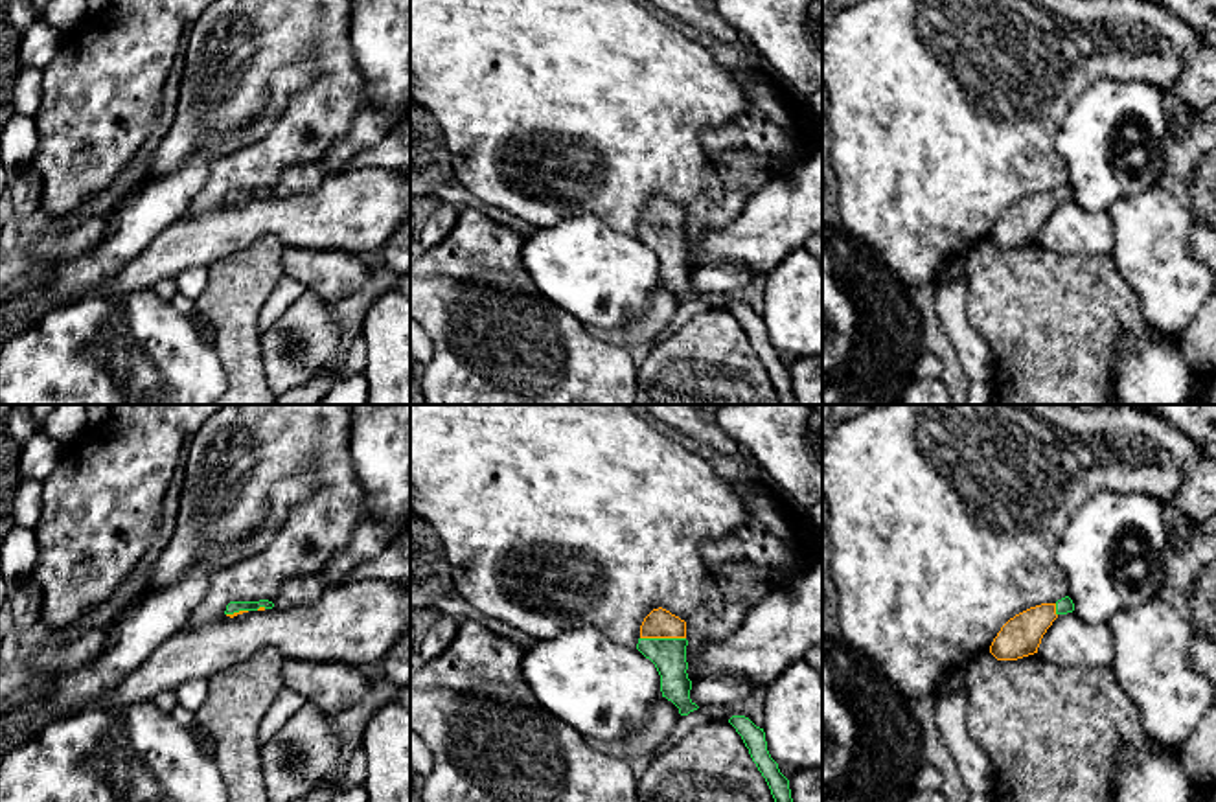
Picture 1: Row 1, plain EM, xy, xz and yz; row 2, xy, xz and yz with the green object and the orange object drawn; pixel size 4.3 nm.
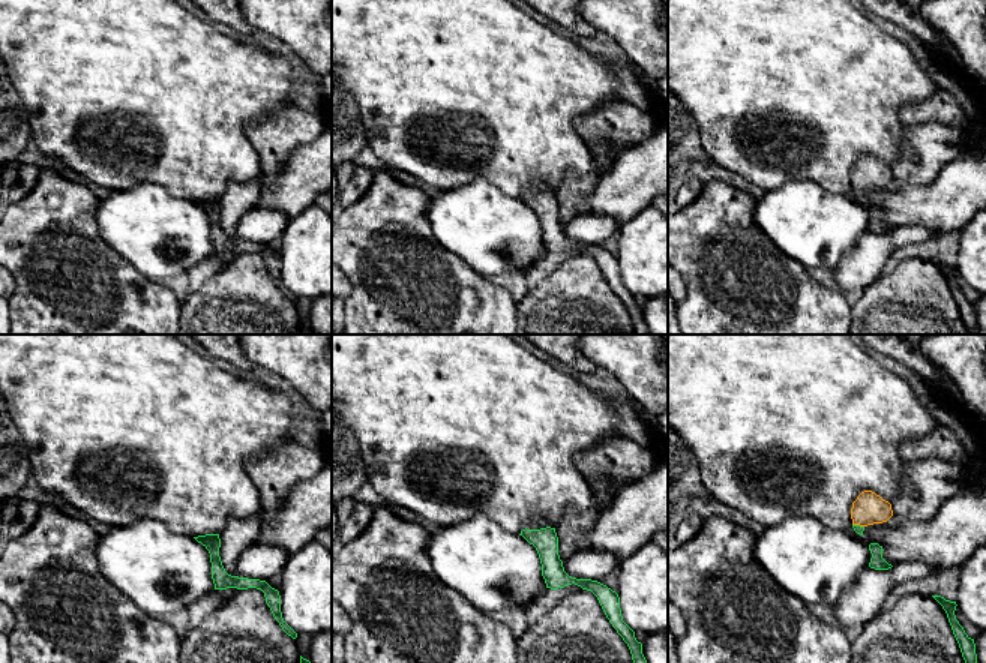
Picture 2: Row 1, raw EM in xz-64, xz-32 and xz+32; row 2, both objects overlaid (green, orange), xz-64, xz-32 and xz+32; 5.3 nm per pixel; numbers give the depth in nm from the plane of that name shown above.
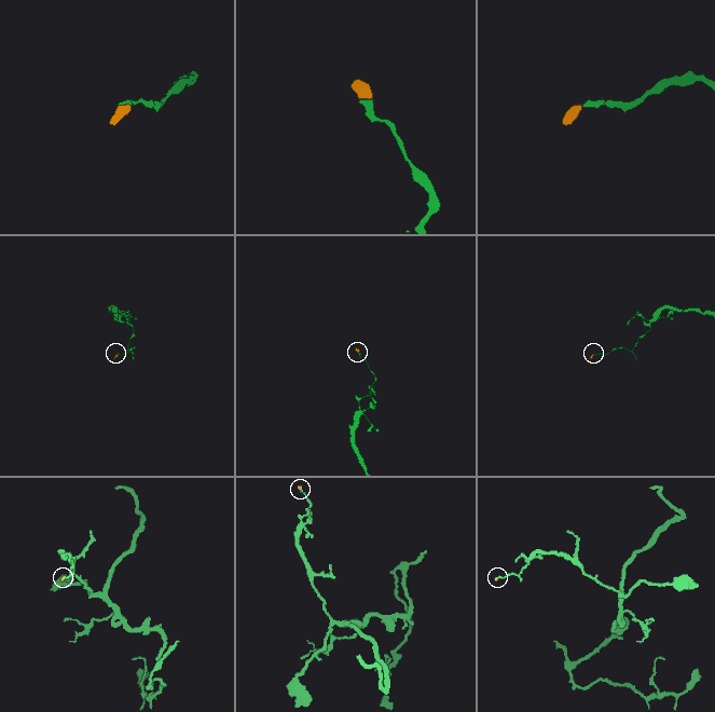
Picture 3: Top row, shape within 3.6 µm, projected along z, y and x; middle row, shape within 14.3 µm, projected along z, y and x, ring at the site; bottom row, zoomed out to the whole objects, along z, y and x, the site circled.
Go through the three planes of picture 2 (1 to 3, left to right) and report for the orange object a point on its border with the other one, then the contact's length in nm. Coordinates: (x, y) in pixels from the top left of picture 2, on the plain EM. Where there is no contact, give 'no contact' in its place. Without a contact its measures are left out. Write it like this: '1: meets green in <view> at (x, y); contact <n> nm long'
1: no contact
2: no contact
3: meets green in xz+32 at (859, 189); contact 70 nm long

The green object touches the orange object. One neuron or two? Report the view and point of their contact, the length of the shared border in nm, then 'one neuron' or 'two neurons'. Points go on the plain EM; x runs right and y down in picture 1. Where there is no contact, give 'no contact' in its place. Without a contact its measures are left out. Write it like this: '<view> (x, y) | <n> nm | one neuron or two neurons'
xz (663, 227) | 200 nm | one neuron

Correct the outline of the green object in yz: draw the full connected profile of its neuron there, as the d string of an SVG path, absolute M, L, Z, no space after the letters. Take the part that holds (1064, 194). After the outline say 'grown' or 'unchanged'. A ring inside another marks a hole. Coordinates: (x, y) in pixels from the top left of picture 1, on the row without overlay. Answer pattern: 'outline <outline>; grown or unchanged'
outline M1069 184L1056 191L1041 191L1010 206L990 234L997 248L1017 248L1038 241L1043 223L1060 202L1074 199Z; grown

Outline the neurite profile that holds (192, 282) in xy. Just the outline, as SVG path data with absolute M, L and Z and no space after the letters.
M208 267L186 269L177 278L178 292L188 296L189 300L197 300L204 292L206 283L208 283Z

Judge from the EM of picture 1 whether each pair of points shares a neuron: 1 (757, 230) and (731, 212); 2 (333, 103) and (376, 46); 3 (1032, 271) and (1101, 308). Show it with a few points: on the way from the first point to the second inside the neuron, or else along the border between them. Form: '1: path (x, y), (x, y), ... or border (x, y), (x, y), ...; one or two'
1: border (766, 183), (729, 223), (698, 230); two
2: border (348, 28), (348, 43), (365, 83), (367, 105); two
3: path (1049, 287), (1069, 308), (1084, 308); one

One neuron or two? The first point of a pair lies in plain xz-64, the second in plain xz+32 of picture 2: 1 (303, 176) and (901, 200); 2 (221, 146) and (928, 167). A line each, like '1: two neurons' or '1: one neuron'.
1: one neuron
2: two neurons

